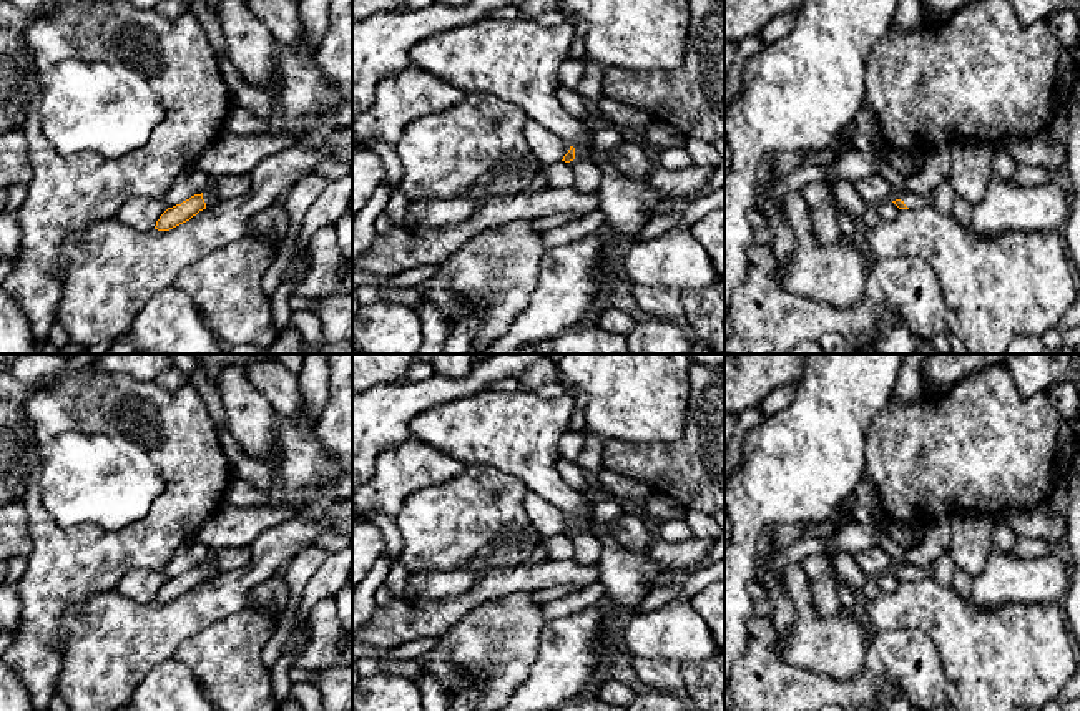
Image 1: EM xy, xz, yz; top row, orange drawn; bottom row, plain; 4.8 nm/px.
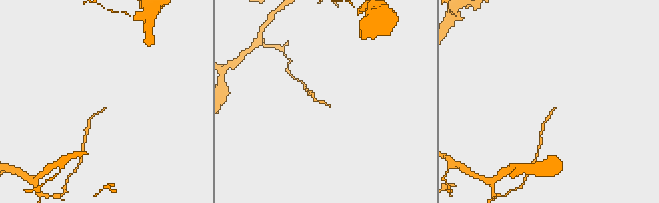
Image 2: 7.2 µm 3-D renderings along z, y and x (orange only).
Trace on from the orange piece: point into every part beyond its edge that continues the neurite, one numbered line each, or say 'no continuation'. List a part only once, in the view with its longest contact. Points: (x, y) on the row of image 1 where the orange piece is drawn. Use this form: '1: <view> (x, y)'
1: yz (913, 201)

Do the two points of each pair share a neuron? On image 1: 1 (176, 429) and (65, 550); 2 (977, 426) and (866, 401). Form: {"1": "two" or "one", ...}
{"1": "one", "2": "two"}

